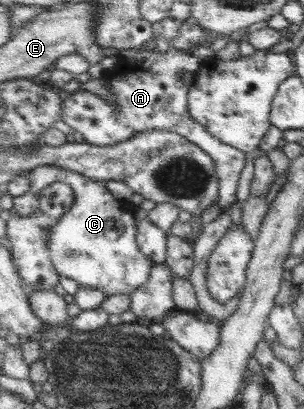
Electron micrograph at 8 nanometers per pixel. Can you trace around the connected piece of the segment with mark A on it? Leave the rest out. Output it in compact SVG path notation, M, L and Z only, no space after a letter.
M144 46L134 48L136 54L132 58L124 58L118 53L114 67L103 70L102 79L109 85L113 99L102 99L84 90L62 94L59 119L78 131L90 145L114 145L146 130L166 130L181 135L205 151L214 162L218 182L216 204L220 209L228 209L235 201L236 181L244 167L244 154L220 143L190 118L186 110L188 87L176 76L181 71L193 75L201 64L200 59L194 53L176 51L172 47L158 55L154 49L146 52Z

